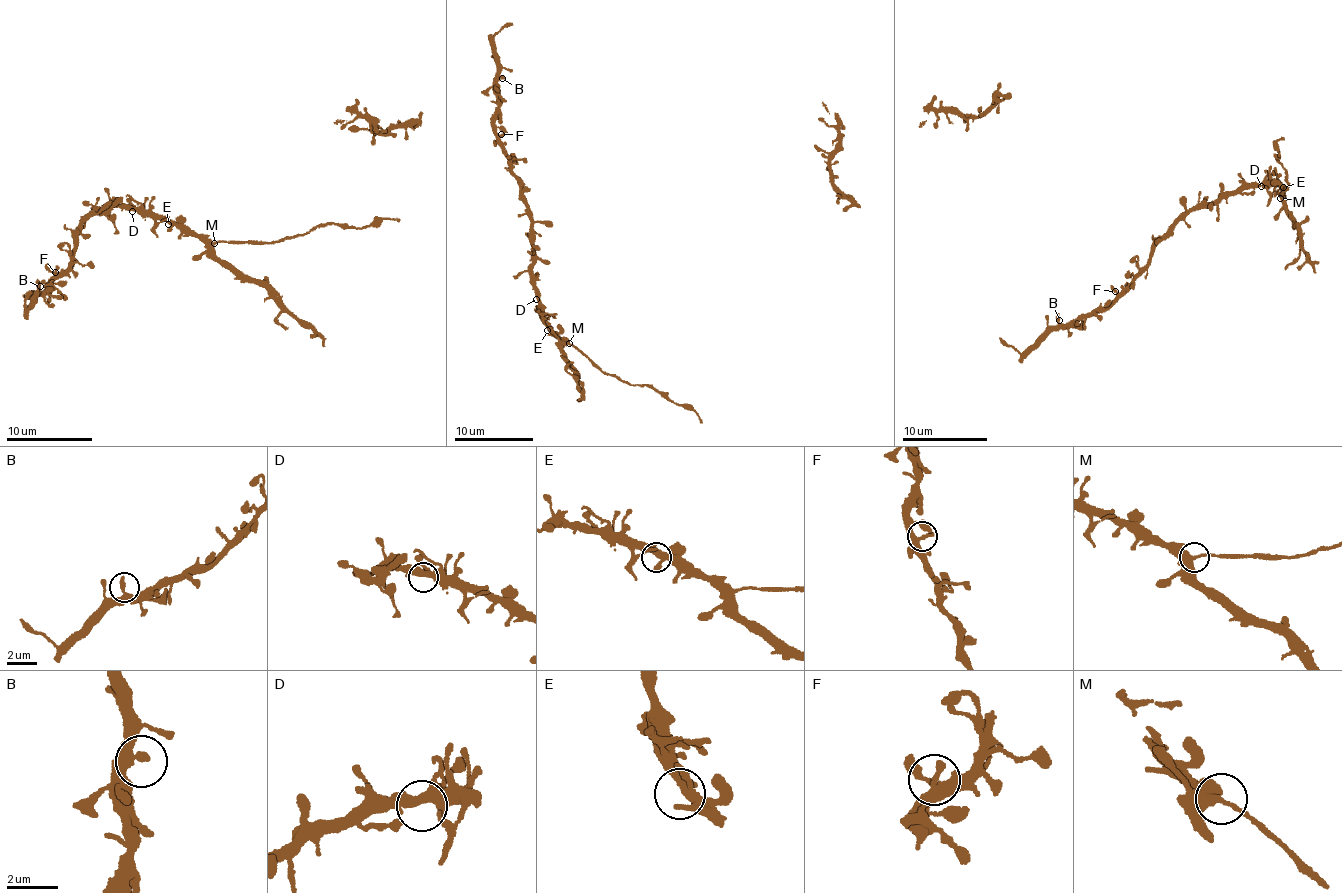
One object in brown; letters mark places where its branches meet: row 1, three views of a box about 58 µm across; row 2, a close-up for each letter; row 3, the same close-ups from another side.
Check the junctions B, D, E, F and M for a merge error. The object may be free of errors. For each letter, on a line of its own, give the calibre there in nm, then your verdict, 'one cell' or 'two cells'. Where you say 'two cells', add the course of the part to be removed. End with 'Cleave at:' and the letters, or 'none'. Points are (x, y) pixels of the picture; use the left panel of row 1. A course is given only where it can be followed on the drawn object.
B: 300 nm | one cell
D: 320 nm | one cell
E: 320 nm | one cell
F: 320 nm | one cell
M: 300 nm | two cells | (214, 242), (267, 243), (325, 224), (357, 227), (384, 218), (398, 222)
Cleave at: M

